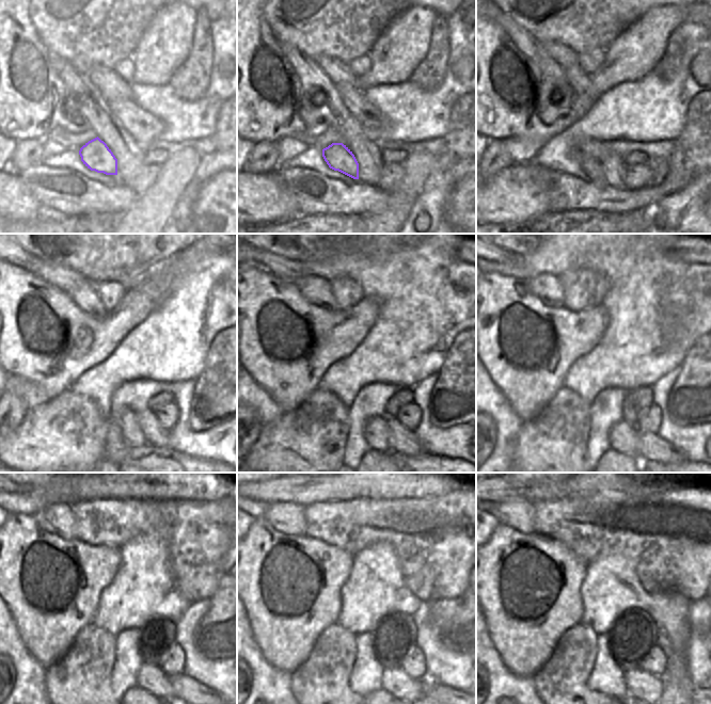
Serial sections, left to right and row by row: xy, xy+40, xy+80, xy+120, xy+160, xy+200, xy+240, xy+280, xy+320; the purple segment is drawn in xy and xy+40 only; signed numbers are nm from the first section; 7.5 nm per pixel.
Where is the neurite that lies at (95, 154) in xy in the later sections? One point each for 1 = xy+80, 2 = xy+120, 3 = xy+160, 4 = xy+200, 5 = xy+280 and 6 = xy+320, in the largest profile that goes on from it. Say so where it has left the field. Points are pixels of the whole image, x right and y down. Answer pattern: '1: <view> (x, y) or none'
1: xy+80 (593, 168)
2: xy+120 (128, 421)
3: xy+160 (376, 432)
4: xy+200 (623, 437)
5: xy+280 (395, 681)
6: xy+320 (641, 684)

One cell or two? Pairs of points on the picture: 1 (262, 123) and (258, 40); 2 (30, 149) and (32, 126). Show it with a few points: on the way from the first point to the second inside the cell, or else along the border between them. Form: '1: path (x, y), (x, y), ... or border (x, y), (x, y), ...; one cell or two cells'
1: path (262, 102), (262, 98), (249, 83), (250, 60); one cell
2: border (42, 138), (17, 141); two cells

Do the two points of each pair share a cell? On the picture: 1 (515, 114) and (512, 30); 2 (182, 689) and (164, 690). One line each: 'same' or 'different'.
1: different
2: different

